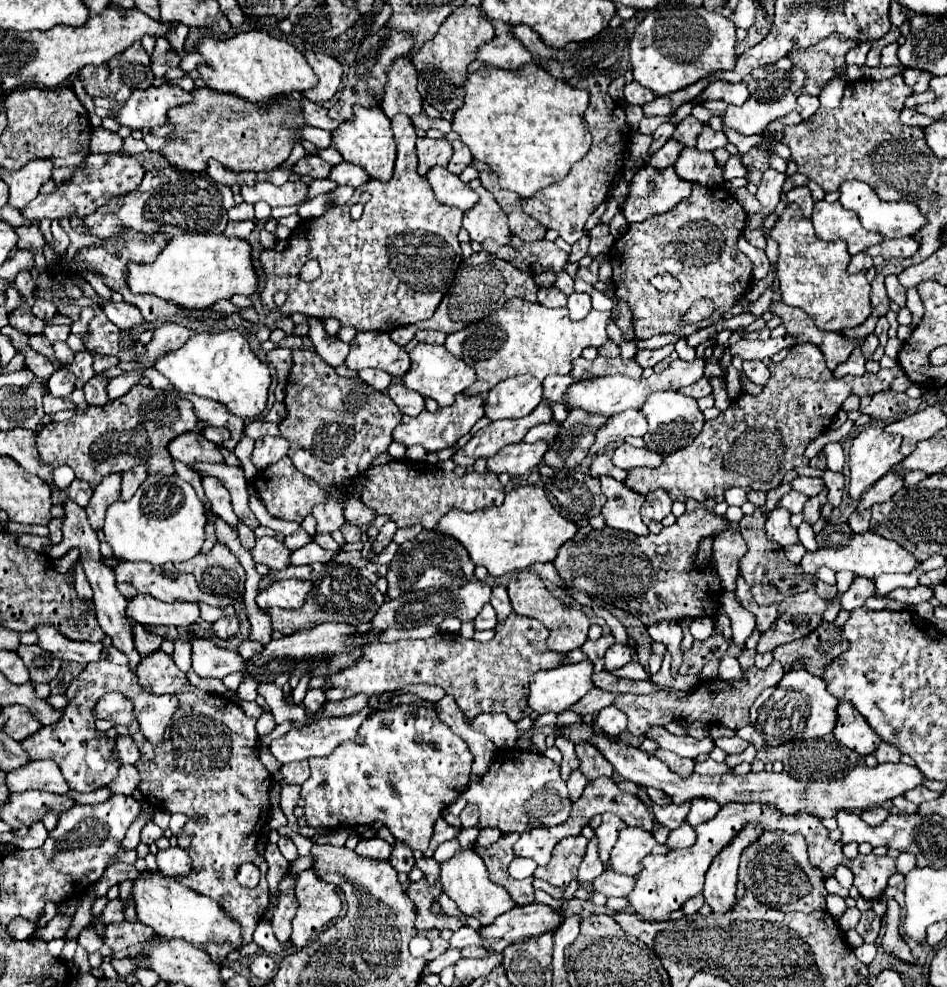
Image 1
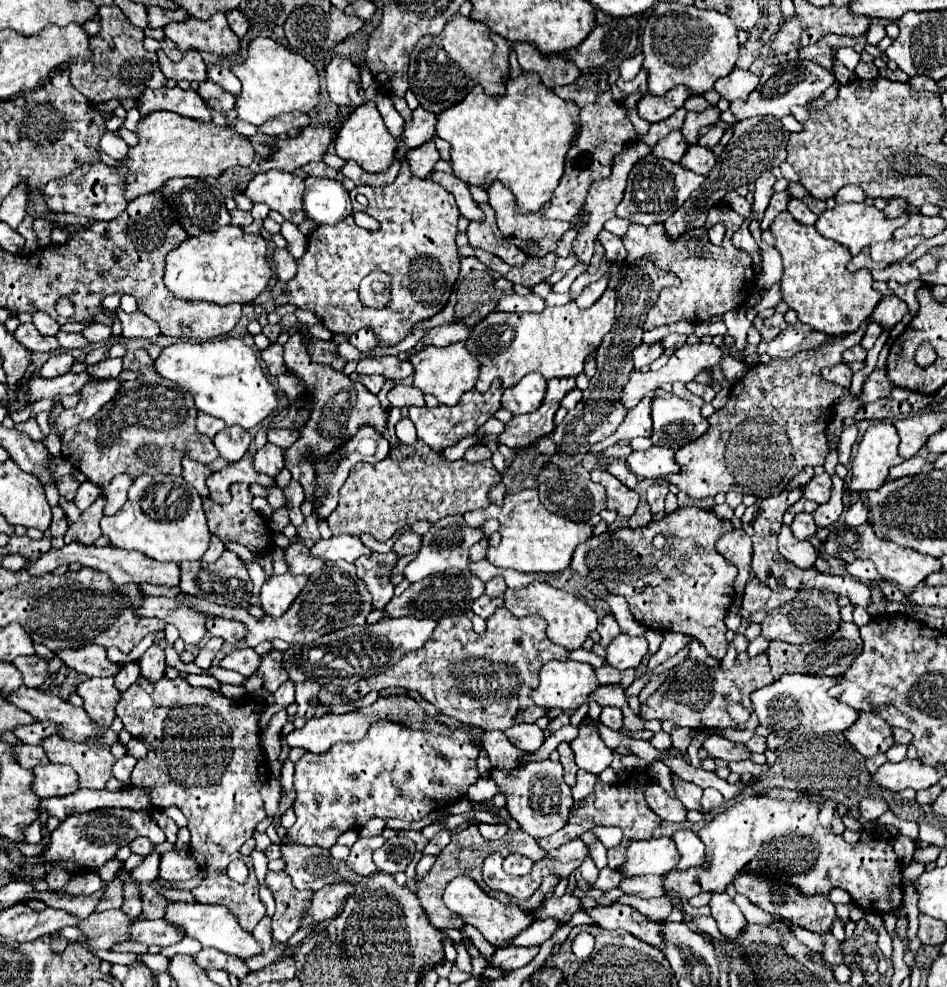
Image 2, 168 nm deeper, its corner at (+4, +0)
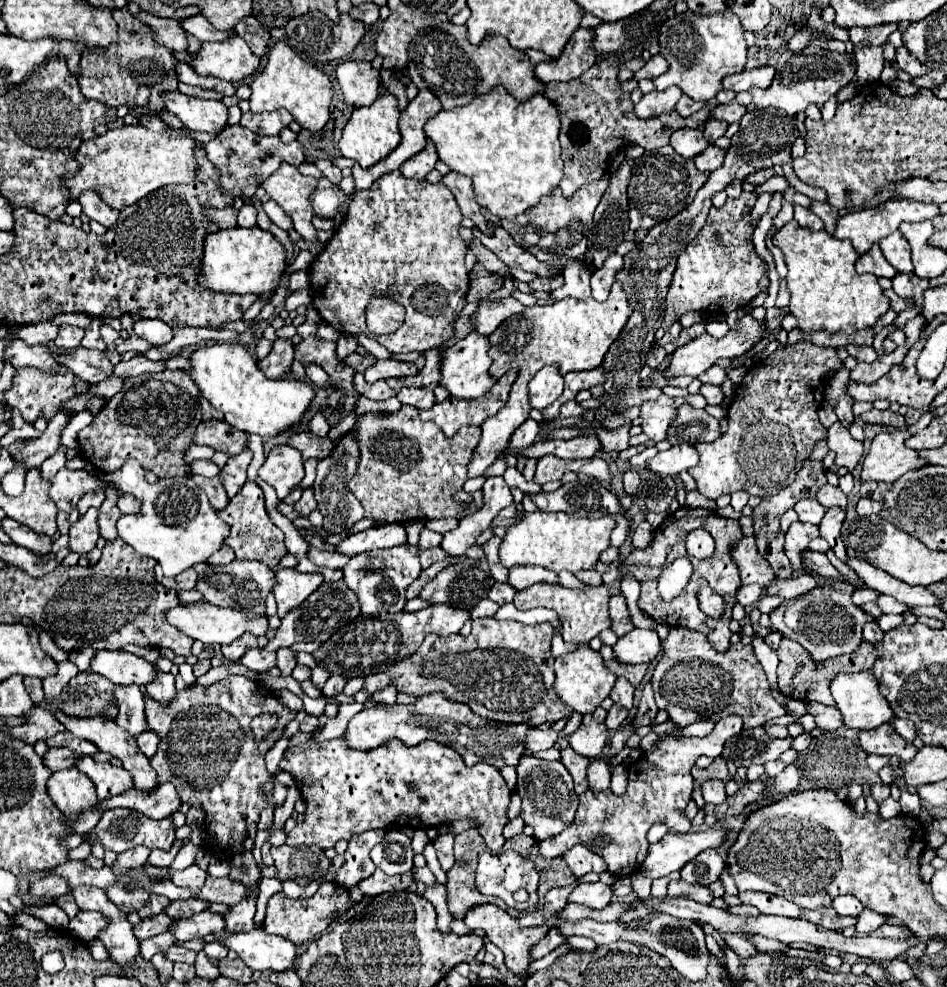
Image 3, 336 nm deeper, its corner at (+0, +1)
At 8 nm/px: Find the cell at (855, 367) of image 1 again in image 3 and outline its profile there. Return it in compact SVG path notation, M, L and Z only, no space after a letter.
M846 346L846 350L858 362L874 362L878 358L876 350L872 346Z

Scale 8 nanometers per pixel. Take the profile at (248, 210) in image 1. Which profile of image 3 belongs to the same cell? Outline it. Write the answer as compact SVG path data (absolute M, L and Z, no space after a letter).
M242 206L240 212L238 212L238 226L244 226L244 228L250 228L250 226L256 226L256 208L254 206Z

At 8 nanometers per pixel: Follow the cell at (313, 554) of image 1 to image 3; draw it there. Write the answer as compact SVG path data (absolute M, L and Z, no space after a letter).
M388 524L380 528L368 528L358 534L346 536L338 546L336 552L344 556L356 556L362 552L370 552L374 548L392 548L406 542L406 528L404 524Z

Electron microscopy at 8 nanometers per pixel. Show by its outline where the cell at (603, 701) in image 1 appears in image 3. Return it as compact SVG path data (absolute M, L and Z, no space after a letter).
M618 678L612 692L610 692L610 698L614 700L614 704L622 706L622 708L632 708L632 702L634 702L634 688L630 682L626 682L624 678Z

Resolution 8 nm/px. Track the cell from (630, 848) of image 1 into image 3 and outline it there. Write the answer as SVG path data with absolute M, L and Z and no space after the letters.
M708 828L702 832L672 834L668 832L660 842L650 844L642 874L648 878L662 878L678 872L686 862L696 858L702 850L716 848L724 840L722 828Z

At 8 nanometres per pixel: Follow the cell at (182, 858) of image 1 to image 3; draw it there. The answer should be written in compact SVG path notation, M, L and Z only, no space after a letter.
M192 864L184 870L168 870L170 872L170 880L176 884L176 886L188 886L192 890L198 890L202 888L204 880L206 880L206 872L198 866L198 864Z

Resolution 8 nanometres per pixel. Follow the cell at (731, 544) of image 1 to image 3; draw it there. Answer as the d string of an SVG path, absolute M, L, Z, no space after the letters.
M742 536L742 540L734 544L730 554L734 556L734 562L738 564L742 584L768 586L774 580L774 572L770 564L758 554L752 536Z

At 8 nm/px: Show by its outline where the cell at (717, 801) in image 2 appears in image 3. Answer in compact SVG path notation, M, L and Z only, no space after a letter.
M706 780L702 784L702 792L704 792L704 800L710 804L722 804L726 800L726 792L724 792L724 782L722 780Z

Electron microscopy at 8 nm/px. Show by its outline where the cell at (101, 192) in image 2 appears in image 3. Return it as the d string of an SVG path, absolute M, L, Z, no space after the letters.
M82 192L82 196L78 196L78 202L82 204L84 214L90 216L90 220L100 222L104 228L110 228L120 216L120 210L110 208L102 196L98 196L98 192Z

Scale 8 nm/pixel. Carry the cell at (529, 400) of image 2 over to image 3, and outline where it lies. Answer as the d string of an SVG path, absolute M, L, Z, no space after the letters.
M546 366L534 374L534 378L528 384L528 402L530 408L544 410L548 404L552 404L564 388L564 378L558 374L558 366Z

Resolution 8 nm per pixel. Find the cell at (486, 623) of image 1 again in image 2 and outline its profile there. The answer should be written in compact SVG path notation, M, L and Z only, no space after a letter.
M482 595L482 597L478 597L476 601L474 601L474 605L472 605L472 611L476 613L476 615L480 615L482 619L488 619L498 607L502 607L504 605L504 595L498 595L498 597L488 597L488 595Z

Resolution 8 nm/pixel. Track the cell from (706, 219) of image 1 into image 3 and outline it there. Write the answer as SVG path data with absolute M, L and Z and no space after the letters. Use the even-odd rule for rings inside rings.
M742 192L740 198L728 198L722 208L710 208L706 226L688 244L686 252L680 254L676 274L670 284L670 294L666 296L666 308L676 308L676 316L682 316L690 310L734 312L748 306L760 294L758 282L762 276L766 276L766 266L748 242L752 234L750 216L742 218L744 206L752 208L754 200L754 192ZM716 232L722 236L718 242L714 240Z

